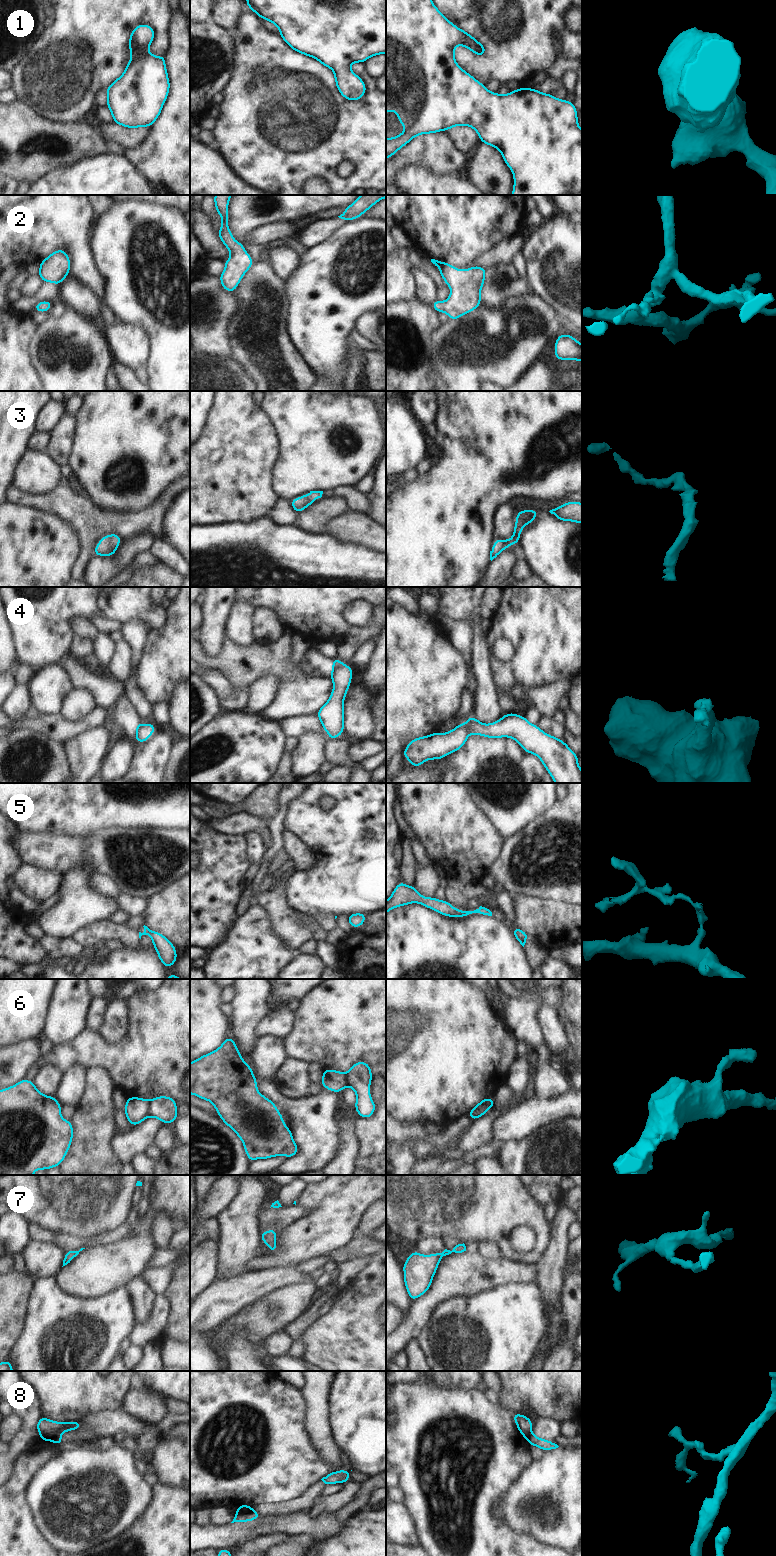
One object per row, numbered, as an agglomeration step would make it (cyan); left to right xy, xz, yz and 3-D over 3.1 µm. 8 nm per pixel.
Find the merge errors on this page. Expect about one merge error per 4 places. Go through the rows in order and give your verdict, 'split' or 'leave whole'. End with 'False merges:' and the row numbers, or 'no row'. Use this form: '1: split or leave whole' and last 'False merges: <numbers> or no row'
1: leave whole
2: leave whole
3: leave whole
4: leave whole
5: split
6: split
7: leave whole
8: split
False merges: 5, 6, 8

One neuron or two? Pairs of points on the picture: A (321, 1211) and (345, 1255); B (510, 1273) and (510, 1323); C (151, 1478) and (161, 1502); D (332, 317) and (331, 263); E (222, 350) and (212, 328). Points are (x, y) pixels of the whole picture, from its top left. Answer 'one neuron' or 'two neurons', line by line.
A: two neurons
B: two neurons
C: two neurons
D: one neuron
E: one neuron

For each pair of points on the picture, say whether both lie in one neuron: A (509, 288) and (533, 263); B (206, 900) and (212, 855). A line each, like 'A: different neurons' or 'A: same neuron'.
A: different neurons
B: same neuron

